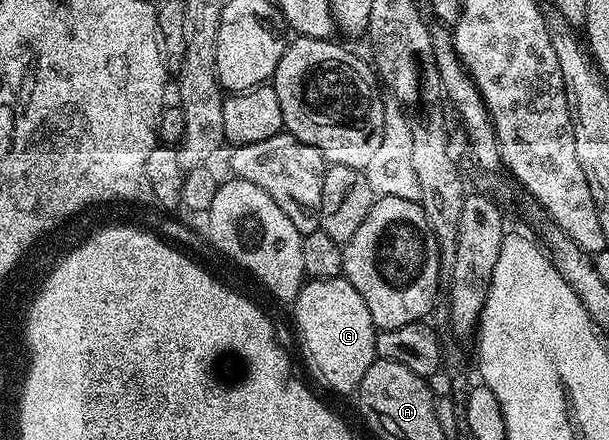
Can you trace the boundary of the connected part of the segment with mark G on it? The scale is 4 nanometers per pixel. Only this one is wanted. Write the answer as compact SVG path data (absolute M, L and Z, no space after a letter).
M340 276L329 280L304 281L293 303L295 326L299 329L299 338L303 341L303 350L307 353L307 362L315 369L315 378L323 386L328 386L335 394L354 395L358 391L369 364L377 357L375 336L377 327L365 308L365 300Z

